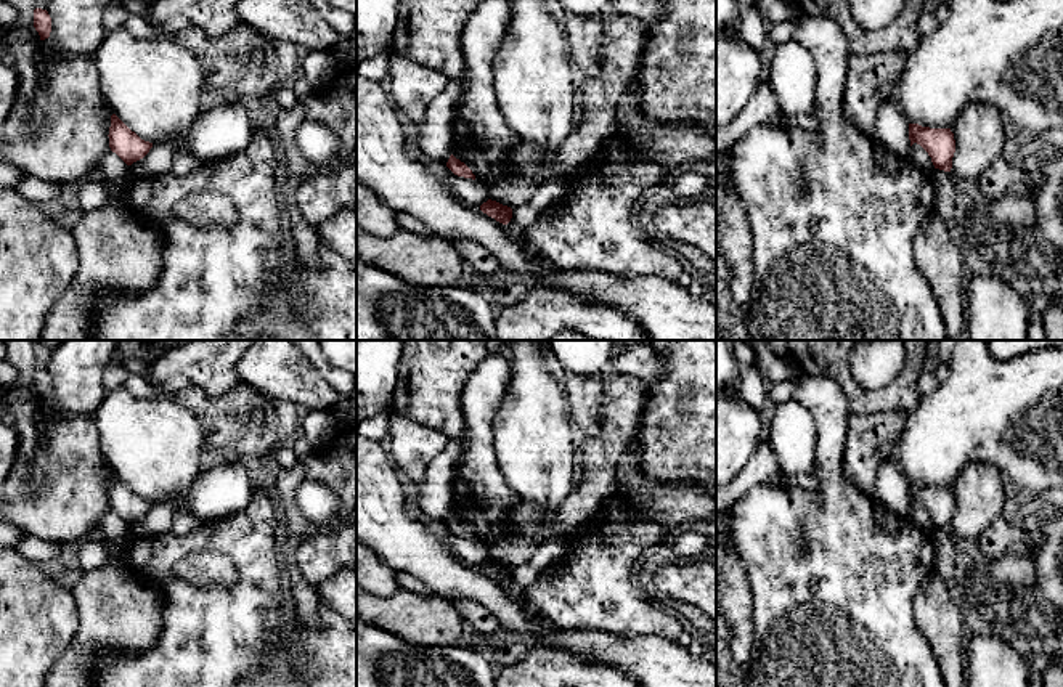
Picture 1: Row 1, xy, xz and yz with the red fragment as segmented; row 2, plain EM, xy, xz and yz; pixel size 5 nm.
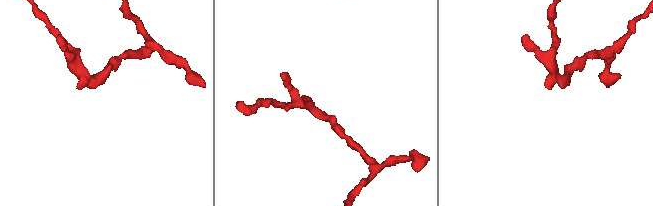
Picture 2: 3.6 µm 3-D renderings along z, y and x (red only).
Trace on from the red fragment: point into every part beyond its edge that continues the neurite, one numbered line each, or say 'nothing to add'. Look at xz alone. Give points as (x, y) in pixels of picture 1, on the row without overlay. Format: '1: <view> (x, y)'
nothing to add

